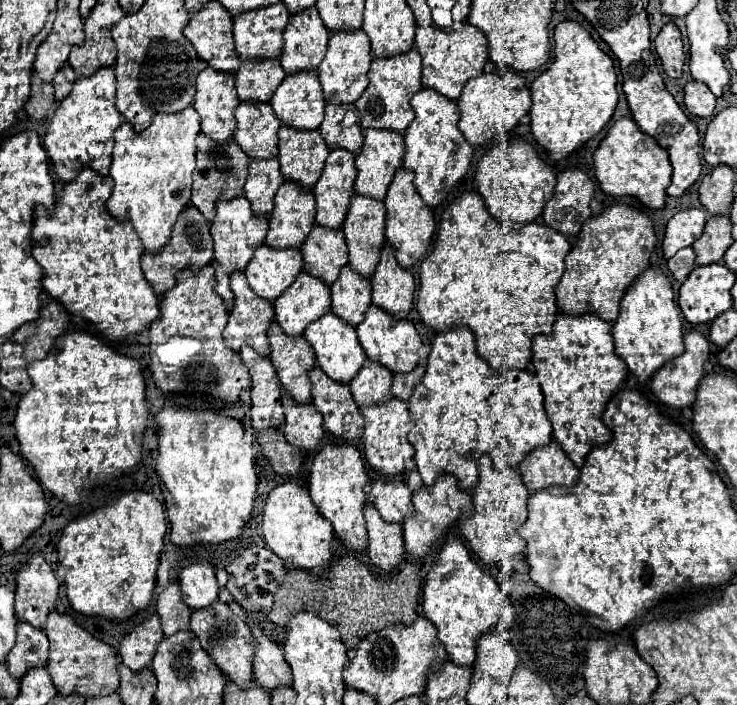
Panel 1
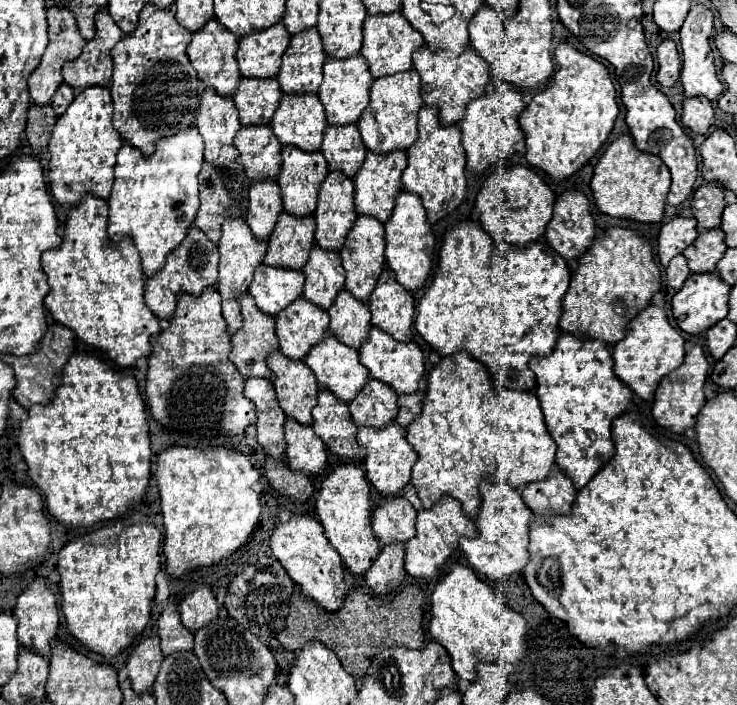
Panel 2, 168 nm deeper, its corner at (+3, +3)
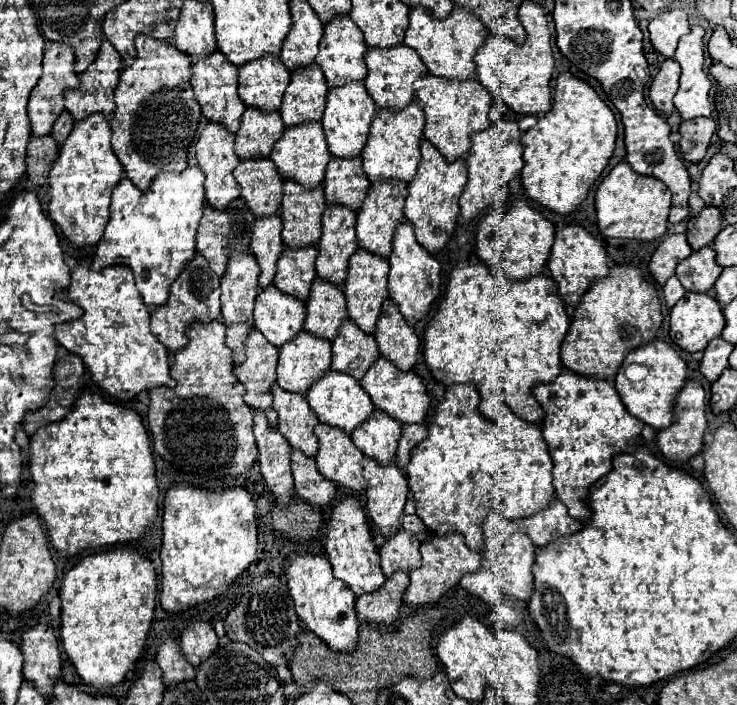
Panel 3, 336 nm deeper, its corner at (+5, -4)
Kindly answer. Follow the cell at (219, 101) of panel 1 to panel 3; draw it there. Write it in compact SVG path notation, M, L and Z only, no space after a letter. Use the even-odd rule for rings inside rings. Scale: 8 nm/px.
M207 122L197 140L197 160L205 174L205 198L211 206L219 210L227 208L227 204L239 196L239 184L233 178L233 170L239 158L233 150L235 146L233 142L235 142L235 134L231 134L221 122Z

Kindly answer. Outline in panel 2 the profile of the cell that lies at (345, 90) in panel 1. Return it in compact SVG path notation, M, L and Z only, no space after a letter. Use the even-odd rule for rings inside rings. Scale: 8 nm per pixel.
M359 55L349 59L333 59L327 57L323 67L323 85L319 89L319 99L327 113L329 125L357 125L361 113L369 105L369 89L373 85L373 77L367 69L367 61Z

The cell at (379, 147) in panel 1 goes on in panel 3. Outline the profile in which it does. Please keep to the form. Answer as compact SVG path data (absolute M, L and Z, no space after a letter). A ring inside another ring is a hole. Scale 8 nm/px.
M381 180L379 184L373 182L367 190L367 196L357 212L357 240L359 246L367 248L369 252L375 252L379 256L389 256L391 254L391 240L395 228L403 220L403 204L407 196L407 182L401 180Z

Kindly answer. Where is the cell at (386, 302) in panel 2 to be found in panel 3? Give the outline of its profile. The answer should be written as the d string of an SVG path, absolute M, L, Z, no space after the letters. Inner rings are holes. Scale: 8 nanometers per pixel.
M387 298L381 306L373 336L379 344L379 352L389 356L397 368L413 368L419 354L419 338L391 298Z

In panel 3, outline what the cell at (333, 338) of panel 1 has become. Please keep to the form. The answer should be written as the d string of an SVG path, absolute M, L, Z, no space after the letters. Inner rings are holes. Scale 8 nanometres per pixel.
M327 370L321 378L317 378L311 384L311 388L307 390L307 402L321 422L331 424L331 426L339 426L347 434L351 434L373 412L371 398L361 388L359 380L355 380L353 376L347 376L345 372L335 372L335 370Z

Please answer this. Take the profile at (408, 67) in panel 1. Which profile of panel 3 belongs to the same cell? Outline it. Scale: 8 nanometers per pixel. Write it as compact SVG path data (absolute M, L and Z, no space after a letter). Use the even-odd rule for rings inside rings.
M413 100L403 110L393 110L393 108L377 110L377 114L371 122L367 144L361 152L363 170L371 182L387 180L387 178L399 178L399 180L409 182L415 176L417 164L421 160L419 142L423 138L423 124L425 124L423 110L417 100Z

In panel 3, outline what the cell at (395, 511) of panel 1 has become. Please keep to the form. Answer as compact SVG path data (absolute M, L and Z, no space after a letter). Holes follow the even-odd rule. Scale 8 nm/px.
M399 528L393 536L385 540L385 544L379 548L381 554L381 568L385 576L391 576L395 570L405 570L417 568L421 564L421 554L419 554L419 540L415 534Z

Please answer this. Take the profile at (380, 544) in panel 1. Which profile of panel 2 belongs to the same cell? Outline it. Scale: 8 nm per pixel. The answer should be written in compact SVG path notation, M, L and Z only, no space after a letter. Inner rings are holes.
M393 543L381 547L379 557L365 573L365 585L375 595L389 595L393 593L405 579L405 545Z

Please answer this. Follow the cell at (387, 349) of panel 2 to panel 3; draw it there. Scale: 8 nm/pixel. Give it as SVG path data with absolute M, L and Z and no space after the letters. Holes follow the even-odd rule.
M379 356L359 382L365 388L365 392L371 396L375 408L401 420L403 424L413 424L413 422L425 420L427 408L429 408L429 396L427 396L427 390L425 390L421 378L413 370L403 372L391 360L387 360L385 356Z

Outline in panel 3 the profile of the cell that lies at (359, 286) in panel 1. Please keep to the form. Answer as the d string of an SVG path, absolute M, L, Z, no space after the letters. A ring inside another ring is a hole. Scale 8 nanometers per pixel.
M345 318L339 334L333 340L331 368L343 370L359 380L363 372L367 372L375 356L379 356L379 348L373 334L363 332L357 324L351 322L351 318Z

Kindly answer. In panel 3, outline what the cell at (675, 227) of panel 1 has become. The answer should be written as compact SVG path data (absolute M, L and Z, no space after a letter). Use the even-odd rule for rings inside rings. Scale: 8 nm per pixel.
M671 234L667 236L655 250L655 254L651 256L649 262L649 270L653 274L653 278L663 286L667 282L669 276L675 274L675 266L685 260L687 256L691 256L691 246L687 242L685 234Z

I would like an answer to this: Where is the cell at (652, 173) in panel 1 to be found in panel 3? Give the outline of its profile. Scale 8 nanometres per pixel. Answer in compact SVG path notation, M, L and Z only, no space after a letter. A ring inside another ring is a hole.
M619 162L597 186L595 210L603 236L655 240L667 232L667 216L671 208L671 190L653 176L633 172L627 162Z

